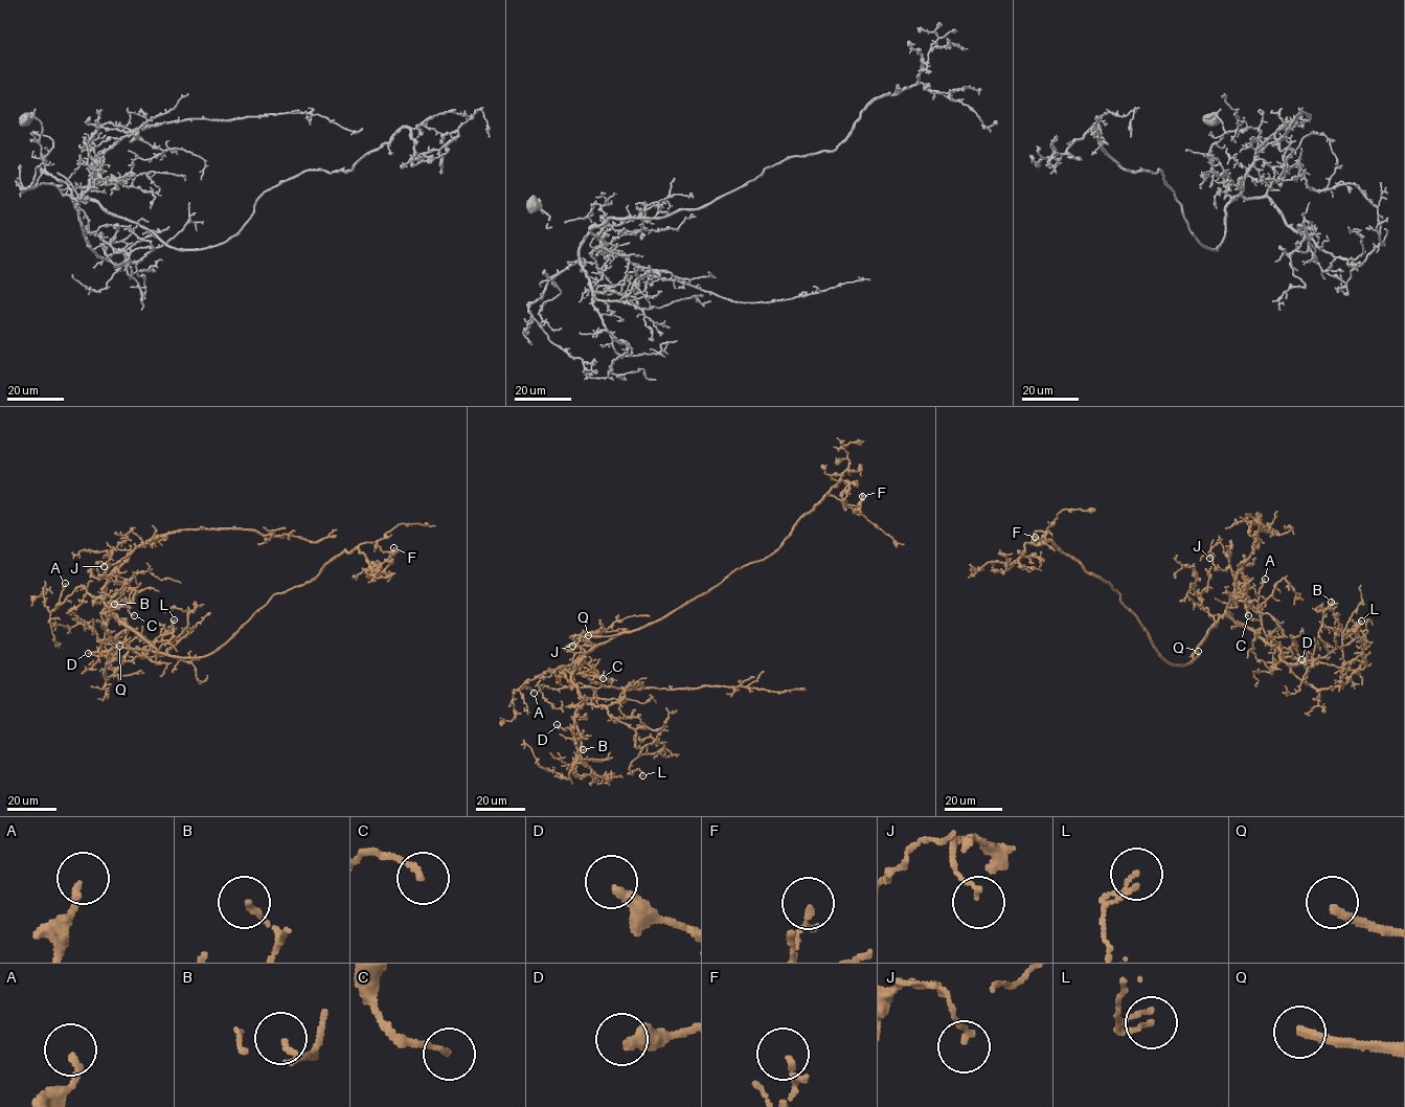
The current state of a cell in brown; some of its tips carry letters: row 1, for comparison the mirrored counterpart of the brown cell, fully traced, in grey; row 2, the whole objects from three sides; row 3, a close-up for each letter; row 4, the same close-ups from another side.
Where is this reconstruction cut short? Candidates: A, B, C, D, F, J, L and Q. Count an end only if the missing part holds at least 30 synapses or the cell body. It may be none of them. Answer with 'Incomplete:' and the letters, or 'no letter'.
Incomplete: Q

